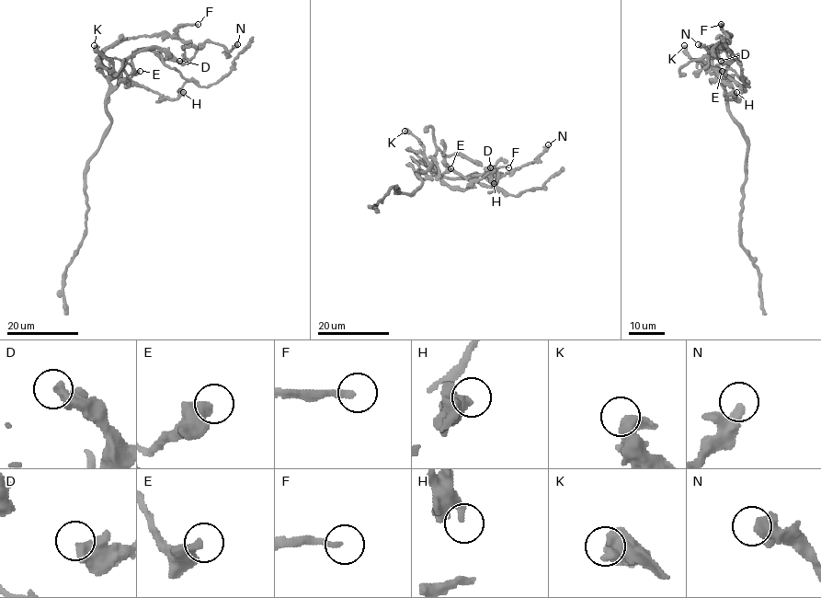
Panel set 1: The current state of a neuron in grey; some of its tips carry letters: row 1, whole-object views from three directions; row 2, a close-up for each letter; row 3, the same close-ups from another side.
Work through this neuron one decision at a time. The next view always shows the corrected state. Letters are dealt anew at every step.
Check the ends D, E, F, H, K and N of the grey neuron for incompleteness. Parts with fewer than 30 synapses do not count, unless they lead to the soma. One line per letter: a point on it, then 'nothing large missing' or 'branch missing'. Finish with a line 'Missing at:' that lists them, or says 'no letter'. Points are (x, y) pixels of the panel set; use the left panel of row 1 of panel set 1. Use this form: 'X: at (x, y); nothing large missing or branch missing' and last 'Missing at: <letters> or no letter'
D: at (179, 61); nothing large missing
E: at (140, 71); nothing large missing
F: at (198, 24); branch missing
H: at (183, 92); nothing large missing
K: at (94, 45); nothing large missing
N: at (237, 44); nothing large missing
Missing at: F

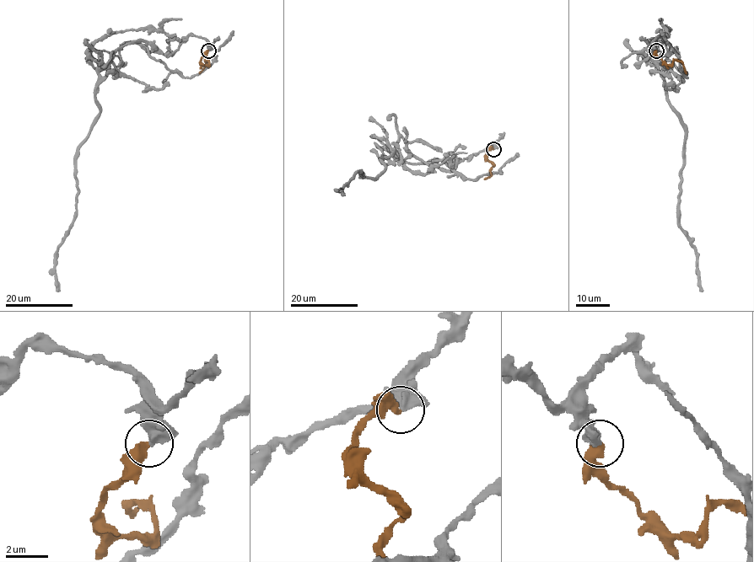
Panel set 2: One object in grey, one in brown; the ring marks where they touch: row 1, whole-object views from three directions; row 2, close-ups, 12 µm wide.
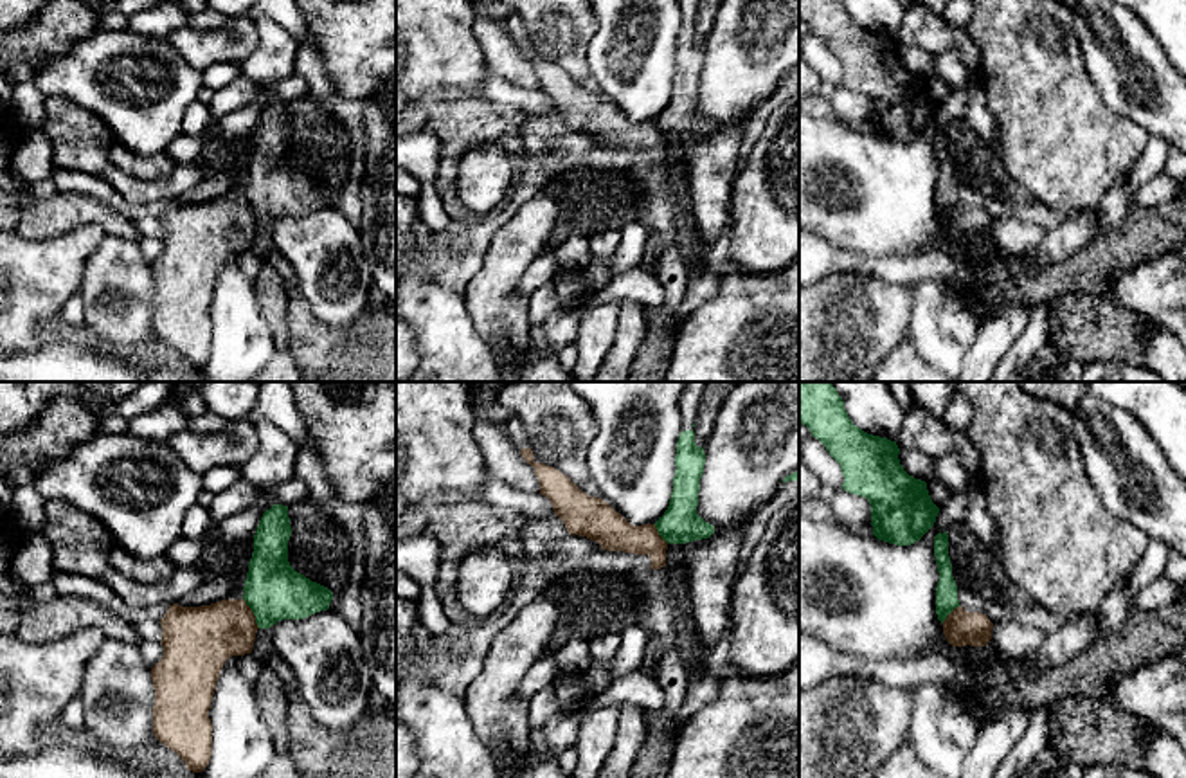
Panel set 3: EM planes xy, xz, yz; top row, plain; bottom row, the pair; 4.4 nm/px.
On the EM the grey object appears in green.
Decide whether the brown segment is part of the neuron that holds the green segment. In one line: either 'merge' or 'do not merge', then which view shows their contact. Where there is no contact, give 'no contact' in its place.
do not merge; contact in xy

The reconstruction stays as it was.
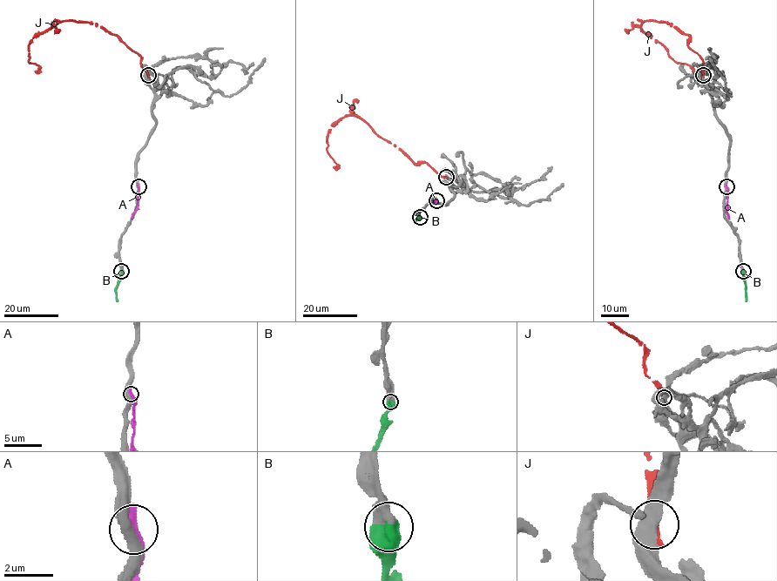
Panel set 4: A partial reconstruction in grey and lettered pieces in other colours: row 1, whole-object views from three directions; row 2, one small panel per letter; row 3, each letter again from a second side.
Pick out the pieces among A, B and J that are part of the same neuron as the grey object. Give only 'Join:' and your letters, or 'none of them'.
Join: B

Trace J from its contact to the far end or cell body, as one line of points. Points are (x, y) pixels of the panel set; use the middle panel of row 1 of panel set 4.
J: (446, 177), (439, 177), (426, 163), (415, 164), (354, 116), (335, 122), (327, 136), (335, 170)

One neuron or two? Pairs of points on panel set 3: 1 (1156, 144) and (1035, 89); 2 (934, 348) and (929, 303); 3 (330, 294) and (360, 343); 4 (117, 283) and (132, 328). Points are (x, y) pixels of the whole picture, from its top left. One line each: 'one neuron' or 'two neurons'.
1: two neurons
2: one neuron
3: two neurons
4: one neuron

